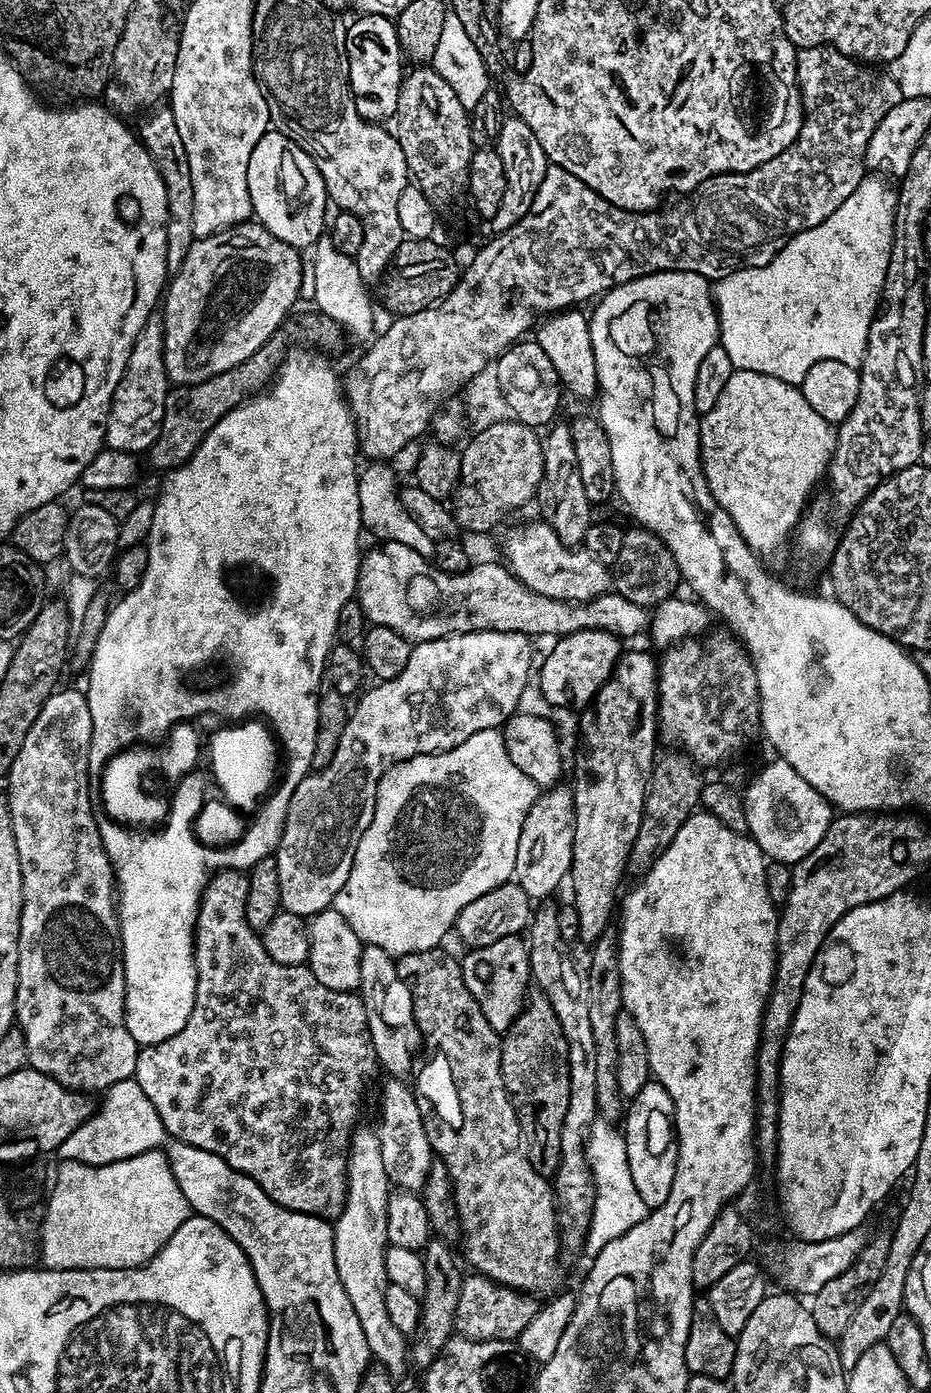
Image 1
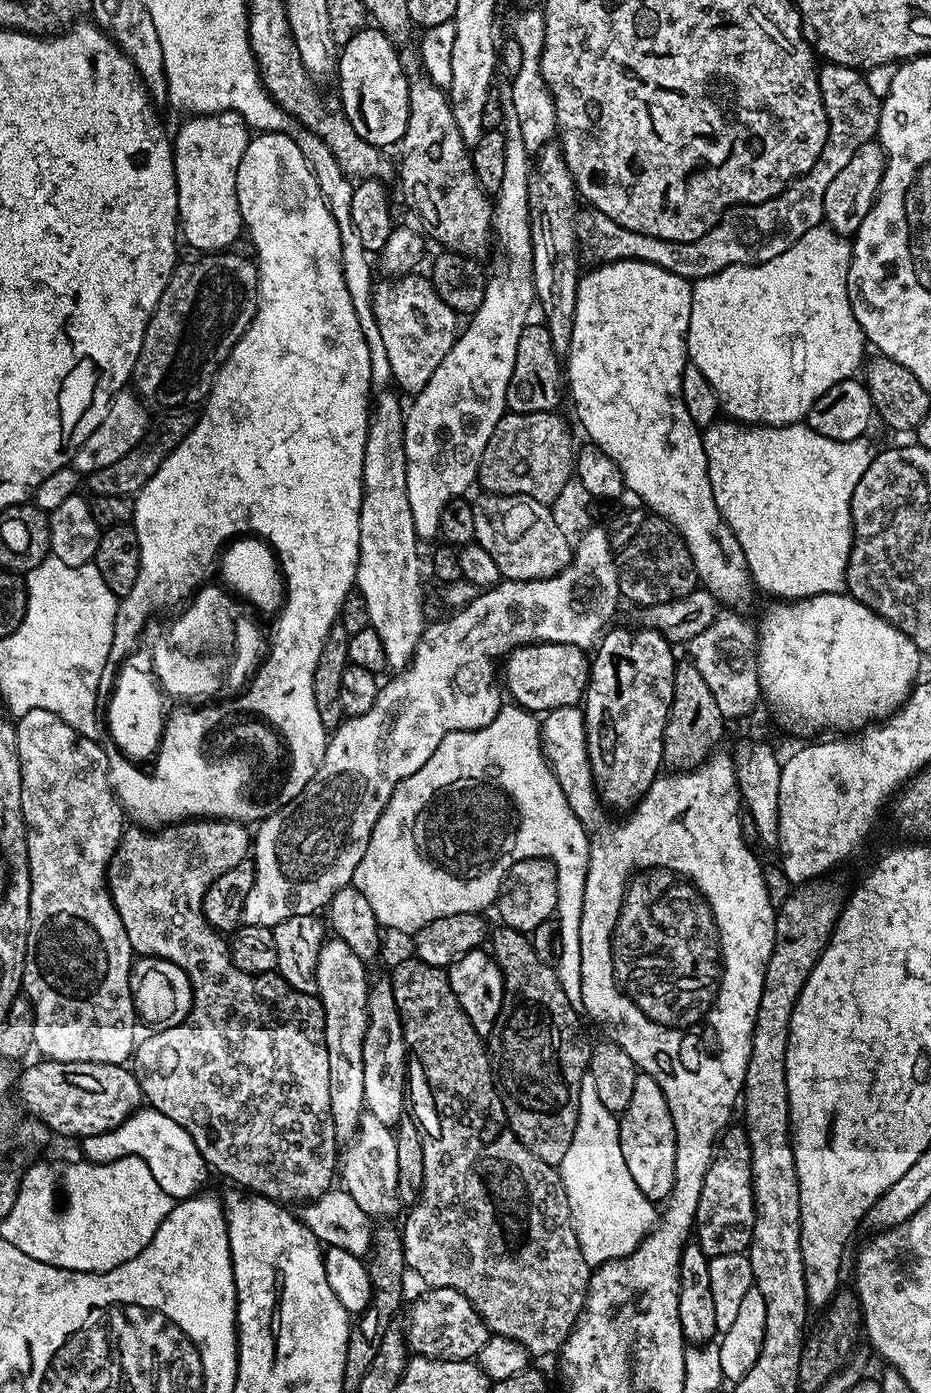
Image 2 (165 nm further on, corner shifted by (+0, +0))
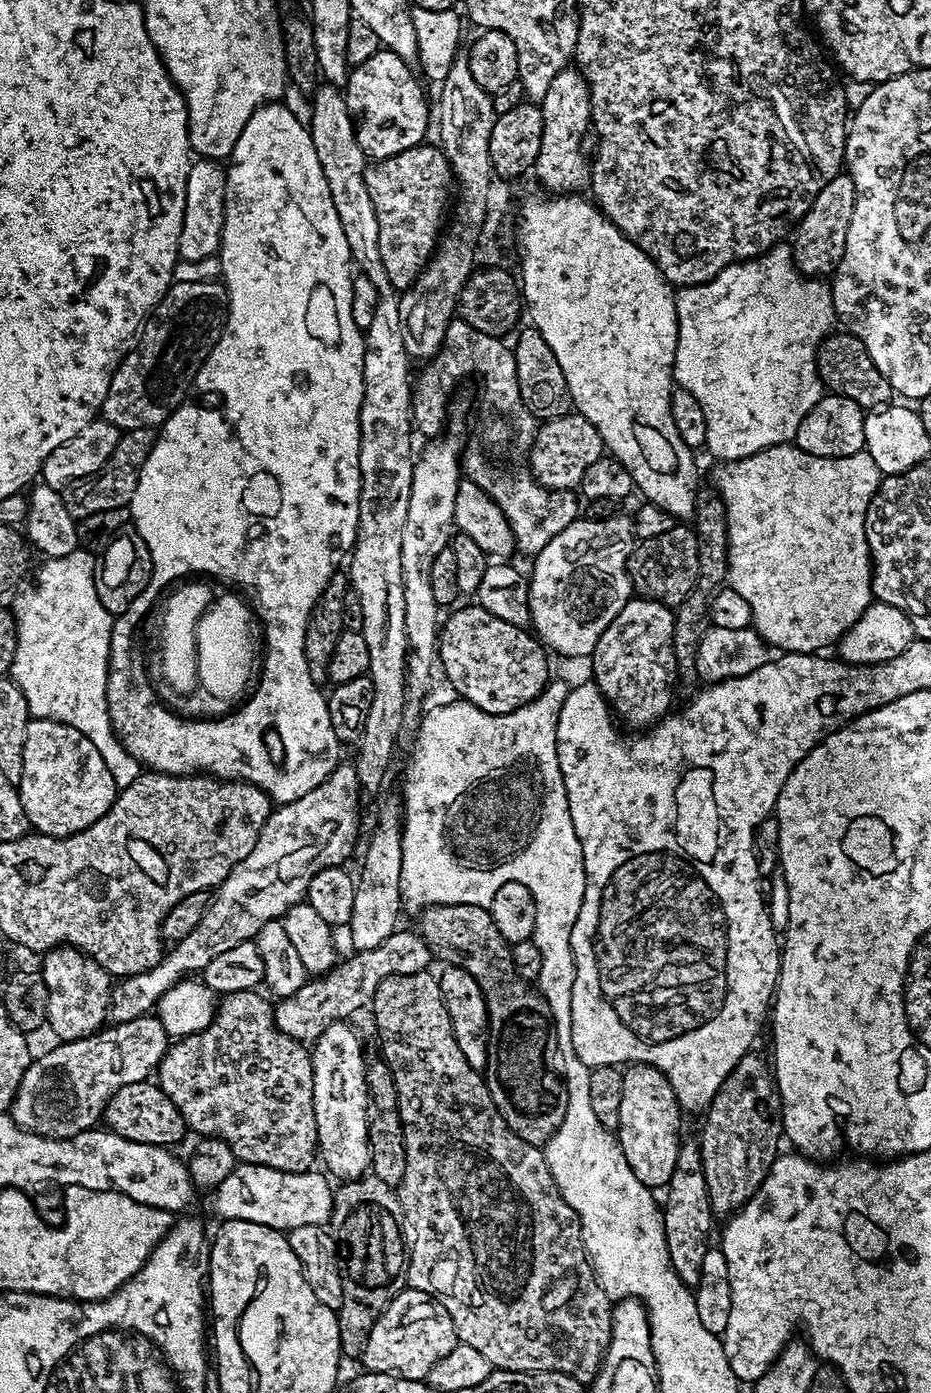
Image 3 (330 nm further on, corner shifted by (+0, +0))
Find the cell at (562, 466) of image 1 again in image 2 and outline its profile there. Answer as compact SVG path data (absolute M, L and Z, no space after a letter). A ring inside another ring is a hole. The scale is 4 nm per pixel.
M557 143L546 145L542 151L538 152L533 159L531 168L529 169L528 182L527 182L527 204L528 213L531 220L531 260L532 260L532 284L535 286L536 302L541 306L544 316L542 316L547 329L550 330L550 338L553 343L554 352L556 356L564 358L567 357L570 348L570 339L573 333L574 326L574 310L577 308L577 286L579 278L582 274L580 263L579 244L576 241L576 214L580 206L580 198L576 190L576 184L573 182L572 171L569 170L568 163L565 161L563 149Z

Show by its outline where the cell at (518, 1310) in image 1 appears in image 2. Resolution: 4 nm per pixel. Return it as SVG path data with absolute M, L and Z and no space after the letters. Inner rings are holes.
M453 1288L427 1289L412 1306L405 1329L409 1349L420 1356L439 1360L472 1360L486 1346L492 1333L472 1303Z

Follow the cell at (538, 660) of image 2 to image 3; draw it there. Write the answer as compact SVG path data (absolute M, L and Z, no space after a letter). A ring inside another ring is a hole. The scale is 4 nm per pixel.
M473 606L473 608L460 608L460 609L459 608L460 607L457 607L455 610L452 610L452 611L457 610L457 612L452 612L449 614L449 616L447 613L446 619L443 621L442 627L439 629L438 632L438 660L441 660L441 662L444 663L444 672L446 675L448 675L449 682L452 683L453 686L456 687L458 691L460 691L457 693L459 693L459 695L463 697L463 699L469 700L470 703L473 704L474 706L478 706L479 708L481 708L483 712L489 712L490 714L494 714L495 716L501 716L502 714L506 714L507 712L513 712L514 710L518 710L519 708L521 708L523 704L529 704L532 700L537 700L543 694L544 689L547 688L550 683L550 675L548 676L548 656L547 656L547 654L549 655L549 653L546 651L545 645L541 643L541 641L537 639L537 637L533 635L531 631L519 628L518 626L514 626L510 622L506 622L502 618L498 618L494 614L490 614L485 610L485 608L481 608L479 606Z

